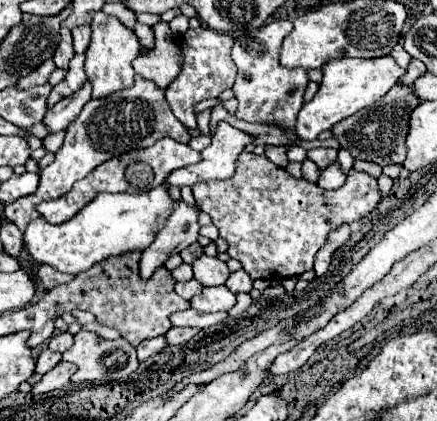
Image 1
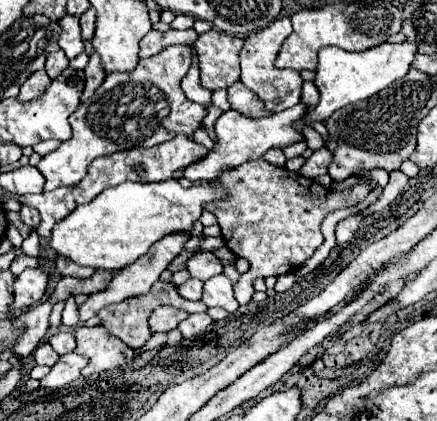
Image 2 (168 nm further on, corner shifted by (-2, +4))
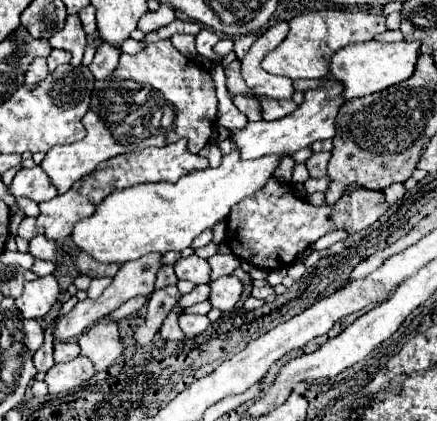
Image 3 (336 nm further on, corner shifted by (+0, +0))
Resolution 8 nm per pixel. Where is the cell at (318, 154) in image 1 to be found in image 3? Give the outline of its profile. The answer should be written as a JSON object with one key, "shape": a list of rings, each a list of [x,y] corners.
{"shape":[[[318,152],[318,154],[312,154],[308,160],[306,160],[306,168],[310,172],[312,178],[322,178],[326,176],[326,164],[330,160],[330,152]]]}

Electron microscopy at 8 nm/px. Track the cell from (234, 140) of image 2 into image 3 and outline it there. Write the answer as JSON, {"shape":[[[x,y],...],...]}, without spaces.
{"shape":[[[324,82],[318,90],[308,90],[304,96],[304,102],[292,114],[272,122],[268,120],[248,122],[242,130],[232,130],[230,140],[244,160],[254,160],[268,154],[294,154],[302,148],[308,148],[316,140],[332,138],[336,134],[334,118],[338,114],[338,108],[342,106],[340,92],[342,92],[340,84]]]}

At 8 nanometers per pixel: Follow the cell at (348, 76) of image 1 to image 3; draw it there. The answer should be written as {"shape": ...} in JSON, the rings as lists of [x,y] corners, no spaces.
{"shape":[[[362,42],[362,44],[350,44],[348,48],[338,50],[330,60],[328,60],[328,74],[332,76],[332,80],[340,82],[344,86],[342,90],[342,100],[354,100],[354,98],[362,98],[374,92],[380,92],[392,84],[398,84],[406,78],[412,76],[414,66],[416,66],[416,58],[418,58],[418,48],[420,44],[416,42],[394,42],[394,44],[386,44],[386,42]]]}

